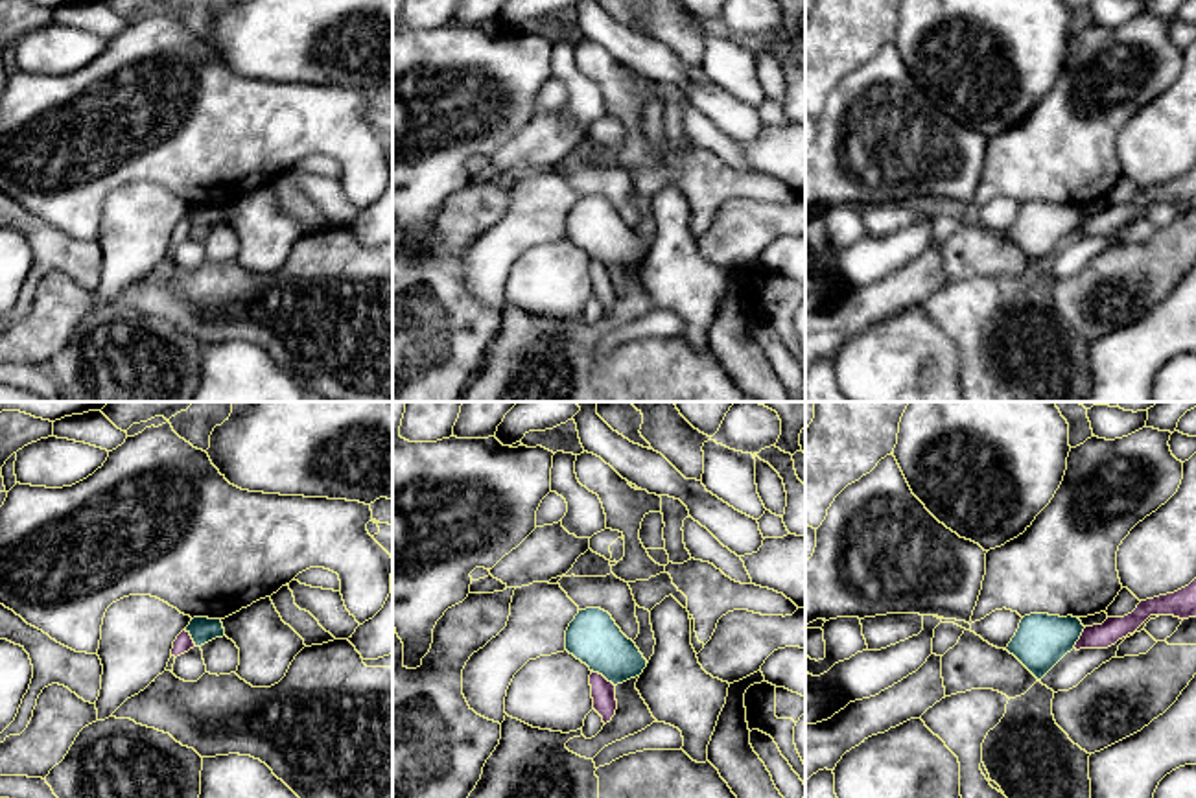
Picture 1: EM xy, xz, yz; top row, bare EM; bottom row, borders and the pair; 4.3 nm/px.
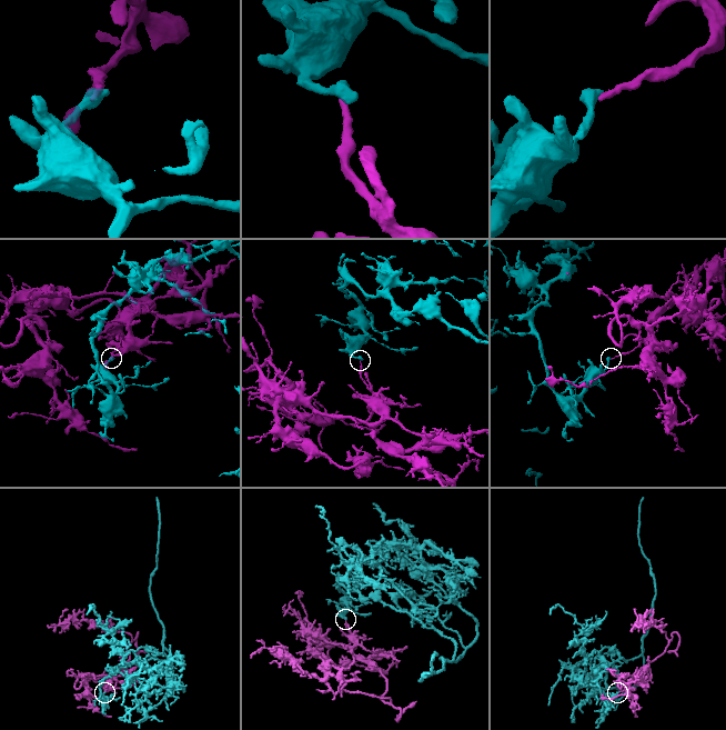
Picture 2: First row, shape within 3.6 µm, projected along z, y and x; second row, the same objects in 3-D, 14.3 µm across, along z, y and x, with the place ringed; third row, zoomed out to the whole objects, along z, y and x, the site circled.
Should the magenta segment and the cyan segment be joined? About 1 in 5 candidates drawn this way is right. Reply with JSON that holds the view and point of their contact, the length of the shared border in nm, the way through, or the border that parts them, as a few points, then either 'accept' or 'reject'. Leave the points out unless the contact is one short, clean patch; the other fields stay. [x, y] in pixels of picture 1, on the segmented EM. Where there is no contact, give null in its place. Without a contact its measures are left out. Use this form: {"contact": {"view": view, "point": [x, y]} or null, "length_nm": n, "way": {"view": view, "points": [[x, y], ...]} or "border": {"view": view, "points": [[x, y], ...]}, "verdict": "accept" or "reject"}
{"contact": {"view": "xz", "point": [601, 675]}, "length_nm": 130, "border": {"view": "xz", "points": [[592, 669], [614, 686]]}, "verdict": "reject"}

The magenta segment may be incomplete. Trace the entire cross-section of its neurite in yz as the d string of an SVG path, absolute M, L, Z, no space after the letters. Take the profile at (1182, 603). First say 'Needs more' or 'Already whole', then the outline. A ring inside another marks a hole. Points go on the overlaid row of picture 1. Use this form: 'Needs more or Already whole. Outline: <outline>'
Already whole. Outline: M1196 579L1174 593L1141 601L1124 617L1108 617L1102 625L1085 627L1074 649L1108 649L1133 634L1150 616L1196 617Z

